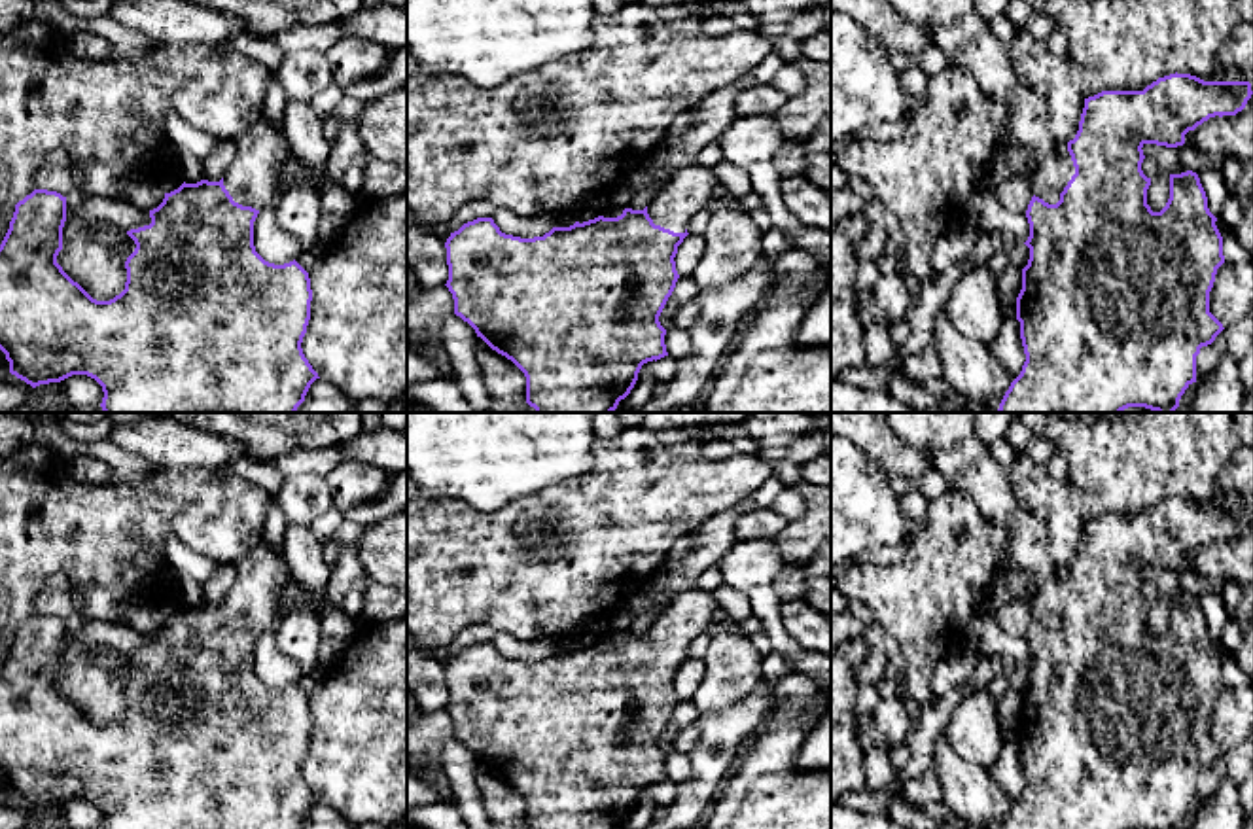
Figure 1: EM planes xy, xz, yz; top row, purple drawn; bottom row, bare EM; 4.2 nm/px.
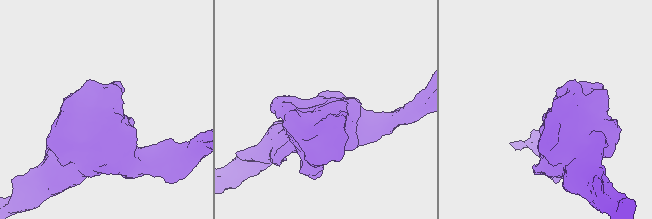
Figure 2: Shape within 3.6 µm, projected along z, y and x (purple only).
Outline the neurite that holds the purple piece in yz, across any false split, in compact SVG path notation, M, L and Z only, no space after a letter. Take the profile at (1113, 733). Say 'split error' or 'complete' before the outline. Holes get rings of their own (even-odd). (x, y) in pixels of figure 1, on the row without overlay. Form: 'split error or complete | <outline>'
split error | M886 413L888 426L907 445L927 450L931 467L937 469L950 488L969 494L975 500L980 515L1003 530L1009 538L999 555L1001 572L1028 570L1033 573L1033 589L1030 606L1033 621L1028 628L1026 642L1030 647L1030 661L1024 666L1030 672L1028 689L1022 693L1022 714L1016 721L1016 744L1020 746L1020 763L1026 778L1020 799L1011 806L999 829L1179 829L1185 814L1196 806L1196 780L1202 770L1208 770L1225 753L1223 748L1209 736L1209 715L1215 706L1217 693L1225 687L1223 661L1215 649L1217 642L1208 632L1208 621L1196 596L1187 594L1181 598L1170 598L1170 623L1160 636L1153 636L1147 628L1147 613L1151 602L1141 594L1145 583L1143 570L1156 568L1166 572L1177 572L1185 568L1185 558L1194 555L1209 541L1236 539L1242 536L1251 522L1249 505L1204 505L1191 498L1170 498L1158 502L1143 515L1102 515L1094 520L1085 522L1085 532L1079 545L1079 555L1068 568L1054 562L1047 549L1047 528L1041 519L1032 511L1024 509L1018 496L1013 490L1009 471L999 466L988 445L977 435L971 413Z

